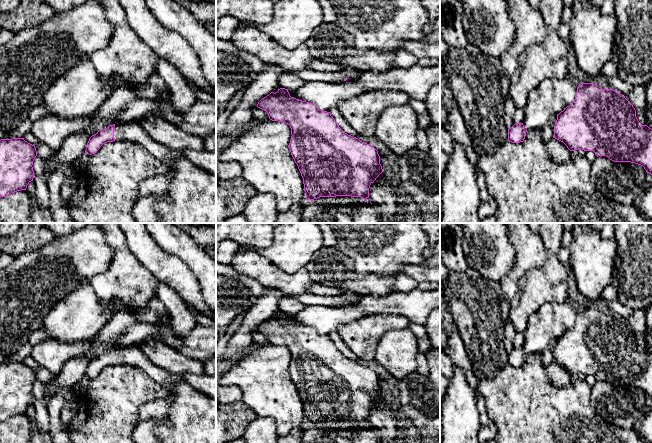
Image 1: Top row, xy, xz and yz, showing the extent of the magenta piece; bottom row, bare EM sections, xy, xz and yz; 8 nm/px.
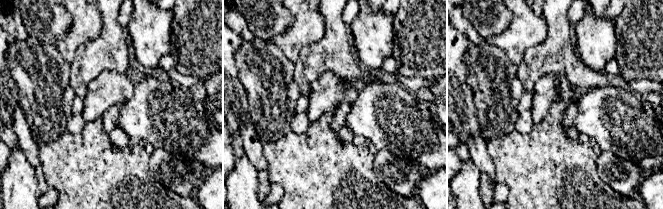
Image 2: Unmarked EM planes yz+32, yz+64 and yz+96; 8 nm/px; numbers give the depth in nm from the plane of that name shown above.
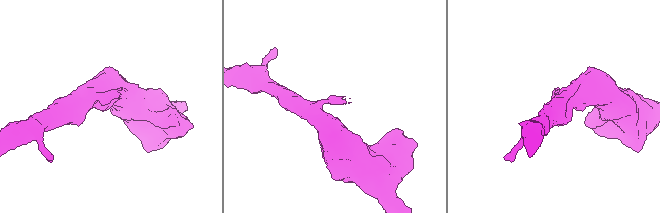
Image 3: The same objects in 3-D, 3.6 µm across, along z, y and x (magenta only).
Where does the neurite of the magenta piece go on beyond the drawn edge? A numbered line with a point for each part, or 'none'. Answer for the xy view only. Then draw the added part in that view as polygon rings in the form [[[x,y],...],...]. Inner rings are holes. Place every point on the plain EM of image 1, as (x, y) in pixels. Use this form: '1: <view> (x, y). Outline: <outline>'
1: xy (128, 355). Outline: [[[132,345],[122,348],[117,346],[114,351],[114,362],[115,365],[124,364],[140,368],[157,384],[167,390],[172,389],[175,382],[182,379],[194,390],[216,399],[216,376],[192,373],[171,374],[167,370],[155,365],[150,358]]]

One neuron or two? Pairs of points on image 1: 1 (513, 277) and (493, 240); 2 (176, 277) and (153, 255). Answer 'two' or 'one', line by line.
1: two
2: one

